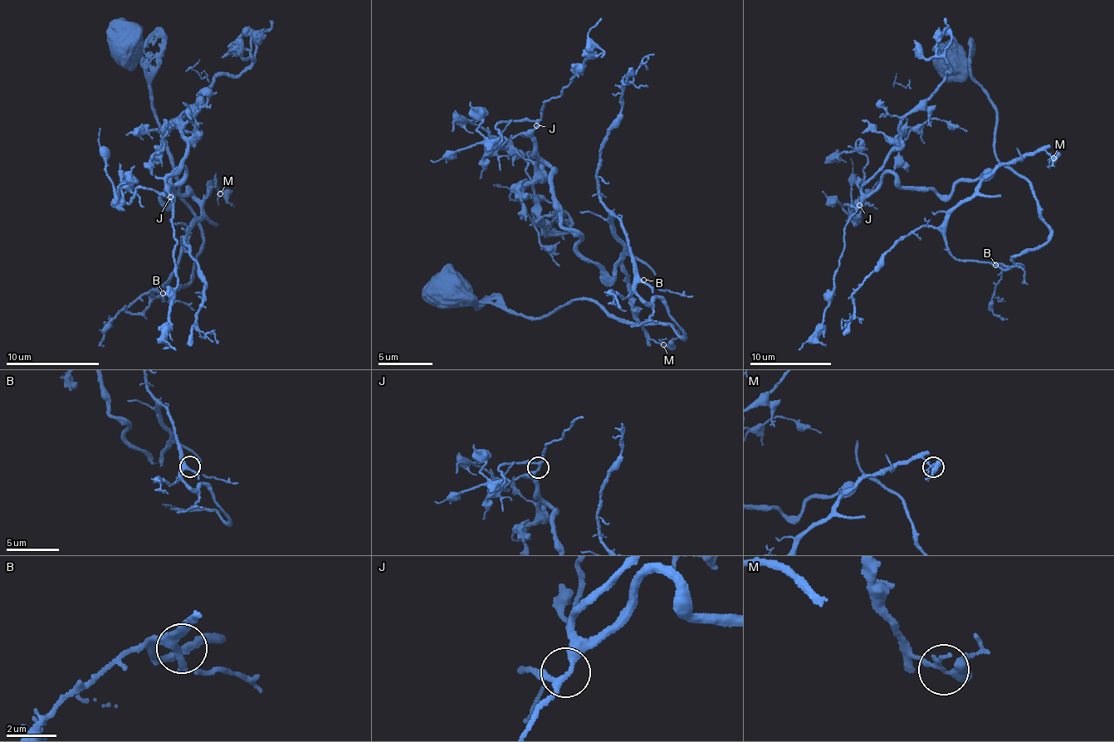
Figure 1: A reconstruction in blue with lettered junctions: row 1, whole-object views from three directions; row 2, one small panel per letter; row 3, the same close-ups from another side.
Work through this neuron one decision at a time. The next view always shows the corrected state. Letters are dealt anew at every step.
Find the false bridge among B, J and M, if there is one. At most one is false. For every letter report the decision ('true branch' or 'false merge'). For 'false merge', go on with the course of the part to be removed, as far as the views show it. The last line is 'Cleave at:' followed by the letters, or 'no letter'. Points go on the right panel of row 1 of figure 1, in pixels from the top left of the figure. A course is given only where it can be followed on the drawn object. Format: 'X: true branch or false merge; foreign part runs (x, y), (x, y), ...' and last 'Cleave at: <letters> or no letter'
B: true branch
J: true branch
M: true branch
Cleave at: no letter

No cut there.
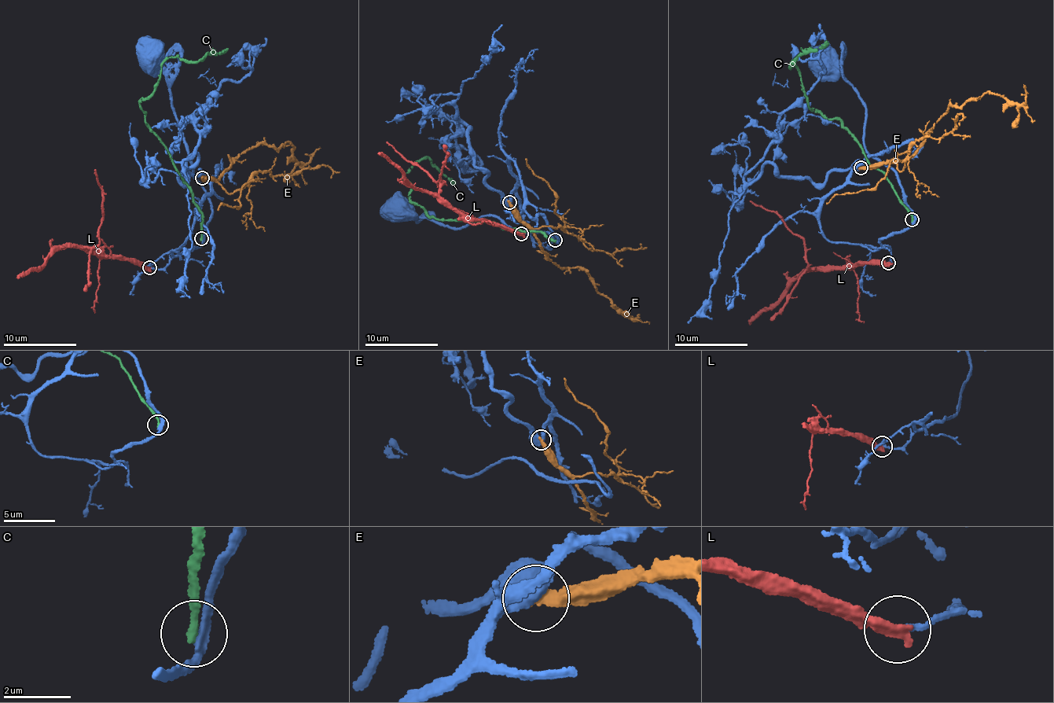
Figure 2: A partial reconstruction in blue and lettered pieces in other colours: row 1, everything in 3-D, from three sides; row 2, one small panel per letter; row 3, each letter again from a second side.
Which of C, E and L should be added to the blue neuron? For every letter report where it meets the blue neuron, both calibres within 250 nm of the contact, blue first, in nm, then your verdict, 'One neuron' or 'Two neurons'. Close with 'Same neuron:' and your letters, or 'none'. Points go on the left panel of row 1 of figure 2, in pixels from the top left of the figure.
C: Touches blue at (201, 238). Thickness 280 nm (blue) against 200 nm. Two neurons
E: Touches blue at (202, 178). Thickness 460 nm (blue) against 360 nm. Two neurons
L: Touches blue at (149, 267). Thickness 170 nm (blue) against 460 nm. Two neurons
Same neuron: none

